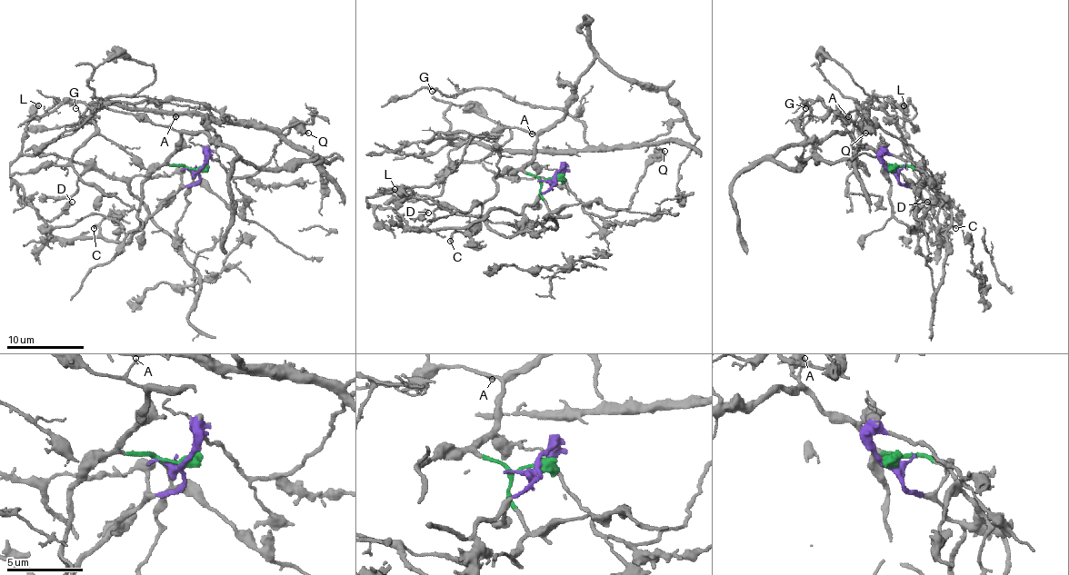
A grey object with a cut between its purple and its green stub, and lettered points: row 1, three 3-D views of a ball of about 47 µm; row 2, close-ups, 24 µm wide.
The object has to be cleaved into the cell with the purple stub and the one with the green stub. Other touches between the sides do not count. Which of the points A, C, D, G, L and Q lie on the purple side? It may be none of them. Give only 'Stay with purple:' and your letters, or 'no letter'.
Stay with purple: C, D, L, Q

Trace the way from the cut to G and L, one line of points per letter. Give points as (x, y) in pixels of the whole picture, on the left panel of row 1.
G: (196, 171), (169, 163), (176, 132), (106, 106), (231, 122), (204, 103), (106, 101), (82, 123), (75, 108)
L: (196, 171), (198, 180), (183, 186), (126, 242), (54, 238), (10, 174), (24, 128), (39, 104)

